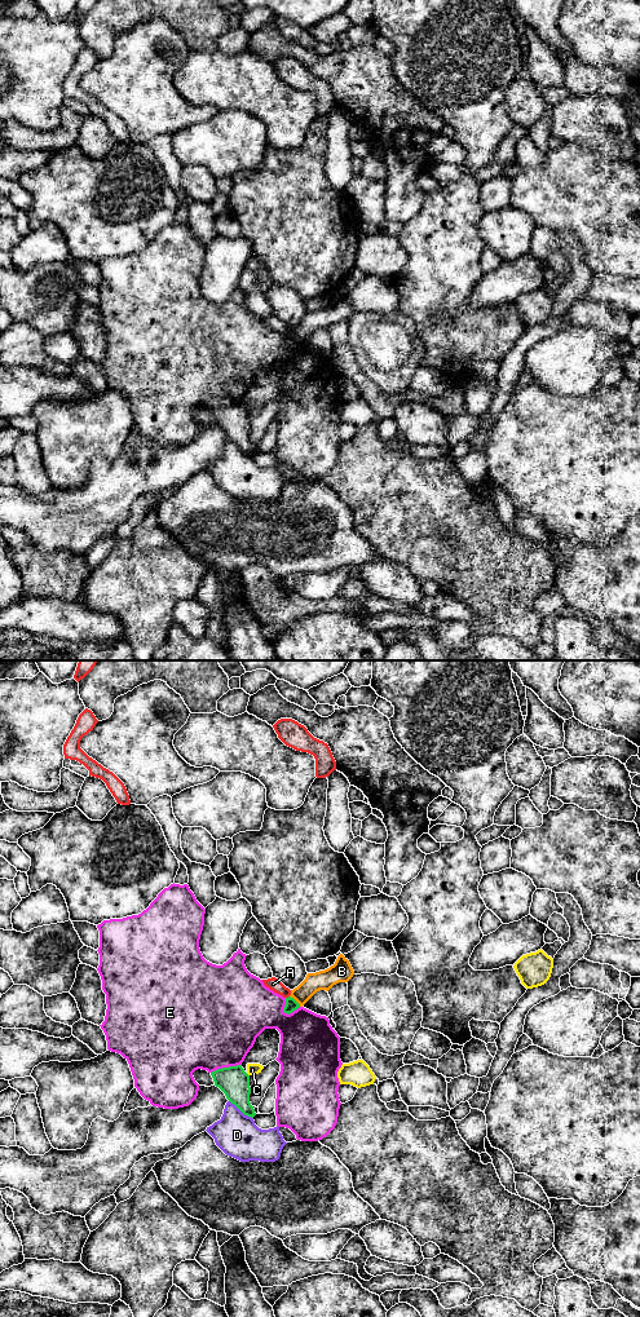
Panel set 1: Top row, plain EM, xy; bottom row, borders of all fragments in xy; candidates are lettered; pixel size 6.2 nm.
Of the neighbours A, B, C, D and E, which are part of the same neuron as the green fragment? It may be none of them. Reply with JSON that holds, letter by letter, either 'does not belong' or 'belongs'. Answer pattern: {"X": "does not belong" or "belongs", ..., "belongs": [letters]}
{"A": "does not belong", "B": "does not belong", "C": "does not belong", "D": "does not belong", "E": "does not belong", "belongs": []}

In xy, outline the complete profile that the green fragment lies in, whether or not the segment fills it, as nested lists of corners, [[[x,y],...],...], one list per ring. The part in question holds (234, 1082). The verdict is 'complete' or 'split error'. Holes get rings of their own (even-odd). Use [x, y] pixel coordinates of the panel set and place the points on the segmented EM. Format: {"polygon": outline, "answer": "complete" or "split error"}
{"polygon": [[[242,1065],[217,1069],[211,1073],[215,1086],[219,1087],[226,1099],[234,1104],[244,1115],[253,1118],[256,1115],[250,1102],[250,1075]]], "answer": "complete"}

